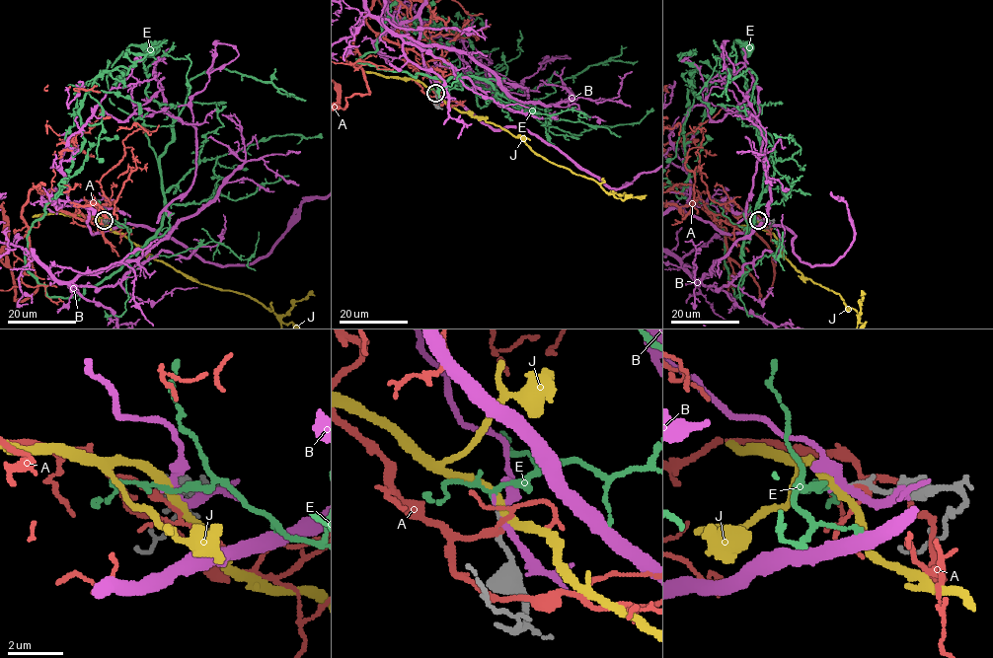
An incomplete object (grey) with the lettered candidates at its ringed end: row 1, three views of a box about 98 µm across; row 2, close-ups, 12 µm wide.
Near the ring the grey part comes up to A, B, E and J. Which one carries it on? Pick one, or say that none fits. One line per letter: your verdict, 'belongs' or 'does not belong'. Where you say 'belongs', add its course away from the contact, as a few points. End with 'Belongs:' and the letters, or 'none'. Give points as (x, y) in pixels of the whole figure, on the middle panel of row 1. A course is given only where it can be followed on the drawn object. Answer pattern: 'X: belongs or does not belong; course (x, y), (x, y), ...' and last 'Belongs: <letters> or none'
A: does not belong
B: does not belong
E: belongs; course (435, 93), (475, 76), (496, 90), (491, 100), (503, 94), (477, 82), (494, 72), (480, 82)
J: does not belong
Belongs: E

